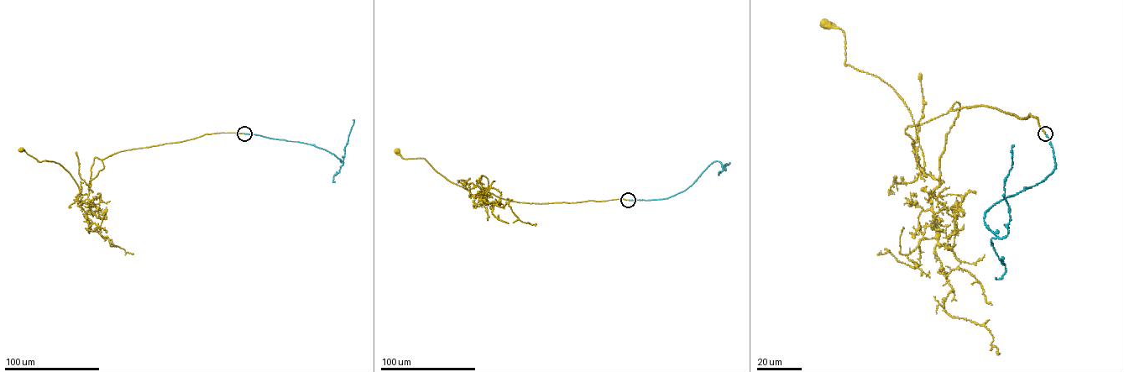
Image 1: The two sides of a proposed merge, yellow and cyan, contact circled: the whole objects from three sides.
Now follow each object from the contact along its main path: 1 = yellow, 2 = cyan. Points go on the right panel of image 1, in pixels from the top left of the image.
1: (1045, 133), (1029, 114), (957, 102), (941, 184), (924, 172), (907, 106), (845, 65), (844, 34), (823, 24)
2: (1045, 133), (1055, 168), (986, 210), (985, 223), (999, 238), (1008, 233), (1004, 181), (1014, 144)

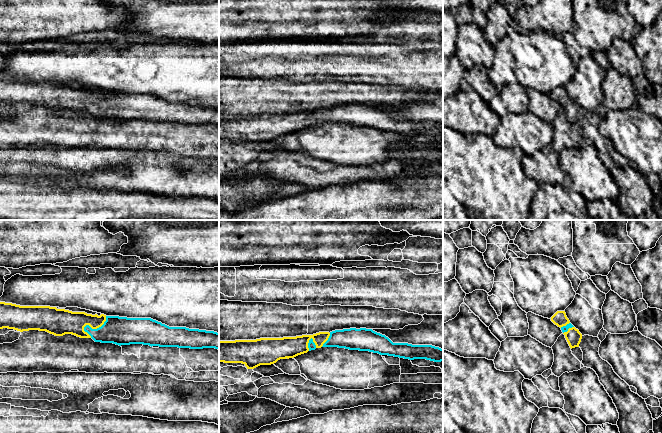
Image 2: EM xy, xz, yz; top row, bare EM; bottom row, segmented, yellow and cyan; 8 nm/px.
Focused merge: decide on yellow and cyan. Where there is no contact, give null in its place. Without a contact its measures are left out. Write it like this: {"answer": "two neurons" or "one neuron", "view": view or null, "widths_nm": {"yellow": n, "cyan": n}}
{"answer": "one neuron", "view": "xy", "widths_nm": {"yellow": 190, "cyan": 220}}

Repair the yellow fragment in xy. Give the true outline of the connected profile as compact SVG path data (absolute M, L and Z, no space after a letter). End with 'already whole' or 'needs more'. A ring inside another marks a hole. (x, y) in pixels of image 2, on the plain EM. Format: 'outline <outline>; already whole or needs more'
outline M0 78L0 105L46 107L55 112L72 110L116 121L219 126L219 109L186 103L169 103L151 94L127 94L72 88L50 82L20 82Z; needs more

